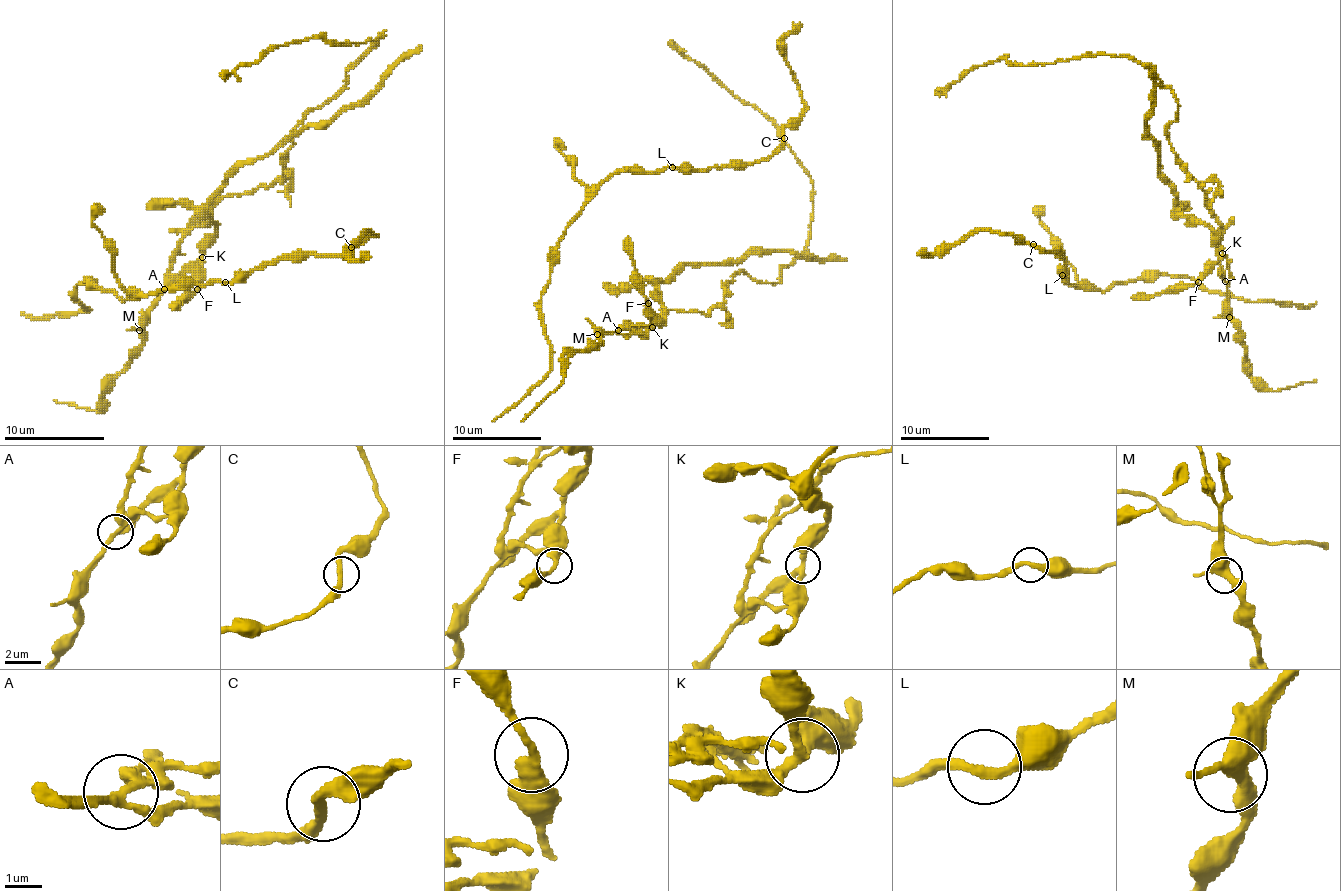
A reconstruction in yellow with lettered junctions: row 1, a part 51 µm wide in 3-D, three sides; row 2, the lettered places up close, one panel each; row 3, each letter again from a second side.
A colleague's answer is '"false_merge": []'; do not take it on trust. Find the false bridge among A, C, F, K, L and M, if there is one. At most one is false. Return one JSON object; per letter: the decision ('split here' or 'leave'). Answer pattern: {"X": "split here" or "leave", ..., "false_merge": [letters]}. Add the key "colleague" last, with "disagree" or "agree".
{"A": "split here", "C": "leave", "F": "leave", "K": "leave", "L": "leave", "M": "leave", "false_merge": ["A"], "colleague": "disagree"}

